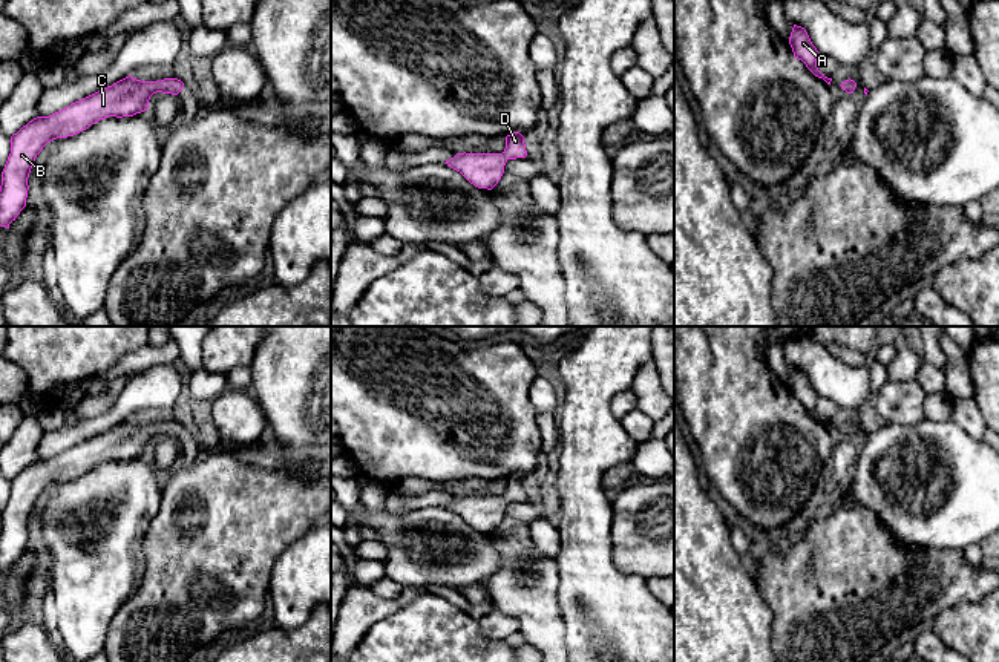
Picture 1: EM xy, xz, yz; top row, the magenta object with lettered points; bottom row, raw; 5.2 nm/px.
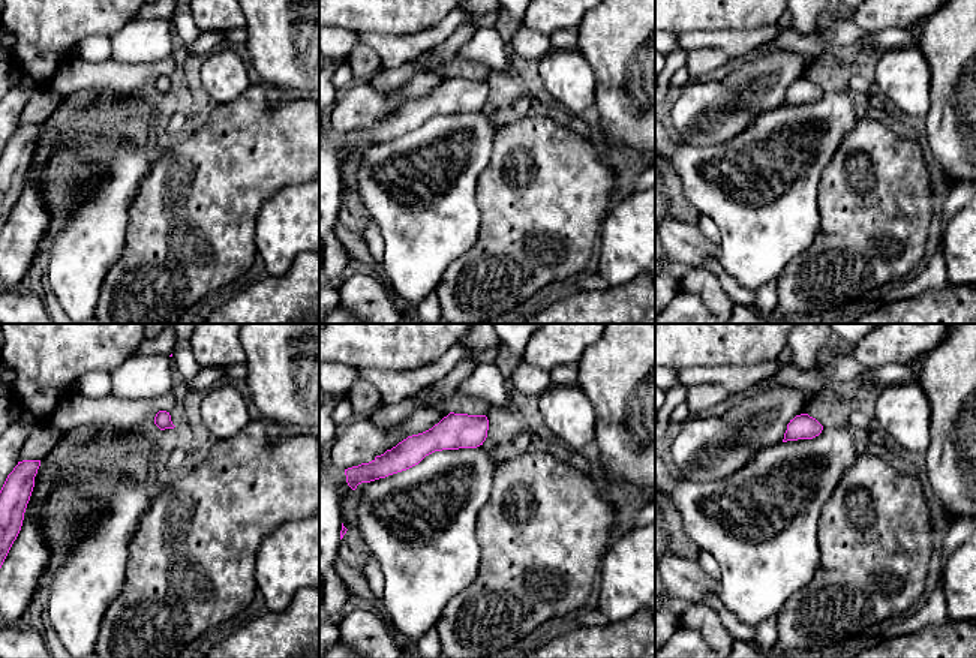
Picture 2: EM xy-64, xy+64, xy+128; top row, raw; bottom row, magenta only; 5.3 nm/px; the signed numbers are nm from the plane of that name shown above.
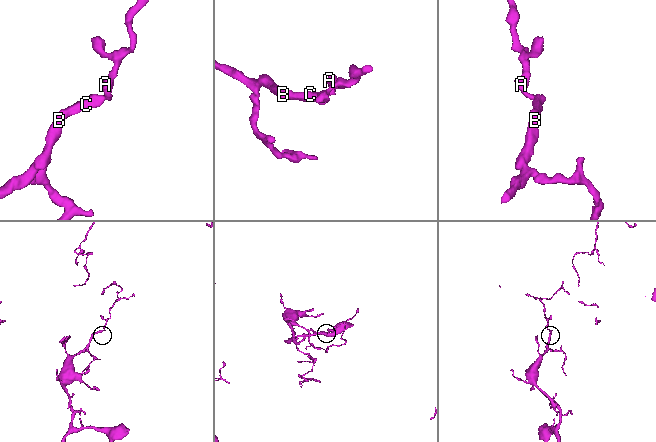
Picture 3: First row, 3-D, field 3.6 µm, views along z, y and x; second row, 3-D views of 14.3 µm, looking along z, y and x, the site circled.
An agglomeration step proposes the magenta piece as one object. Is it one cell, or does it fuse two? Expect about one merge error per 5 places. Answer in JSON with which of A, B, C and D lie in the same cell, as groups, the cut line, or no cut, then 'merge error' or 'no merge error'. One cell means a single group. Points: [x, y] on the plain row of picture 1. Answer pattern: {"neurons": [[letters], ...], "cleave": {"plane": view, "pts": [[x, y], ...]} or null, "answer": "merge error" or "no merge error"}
{"neurons": [["A", "B", "C", "D"]], "cleave": null, "answer": "no merge error"}

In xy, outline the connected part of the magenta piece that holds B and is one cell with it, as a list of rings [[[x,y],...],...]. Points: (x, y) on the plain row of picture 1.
[[[132,418],[107,429],[80,444],[72,446],[70,449],[58,454],[49,460],[37,460],[23,469],[17,477],[11,480],[11,496],[2,515],[2,529],[0,529],[0,570],[9,572],[9,567],[15,564],[20,555],[26,550],[28,541],[28,521],[37,498],[43,490],[57,481],[74,480],[100,463],[109,460],[133,460],[149,452],[149,443],[153,437],[172,437],[178,438],[184,431],[184,426],[178,421],[164,421],[158,424],[141,424]]]

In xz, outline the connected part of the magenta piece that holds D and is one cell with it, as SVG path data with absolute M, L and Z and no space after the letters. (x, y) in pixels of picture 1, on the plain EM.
M513 475L506 480L506 492L503 496L464 495L457 496L444 507L460 515L475 530L492 533L501 523L509 503L527 500L524 483L519 475Z

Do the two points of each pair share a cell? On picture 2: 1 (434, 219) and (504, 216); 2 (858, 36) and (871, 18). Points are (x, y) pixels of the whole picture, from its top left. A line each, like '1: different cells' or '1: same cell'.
1: different cells
2: different cells

